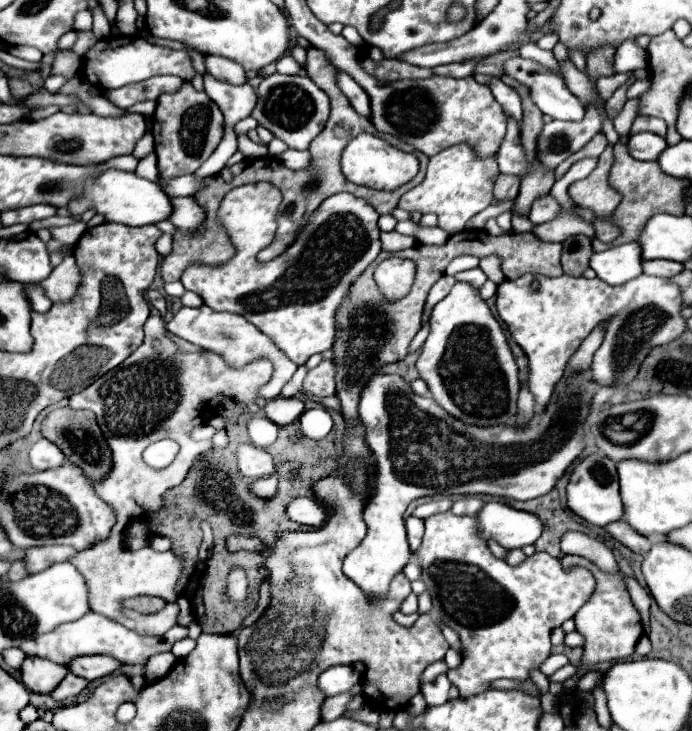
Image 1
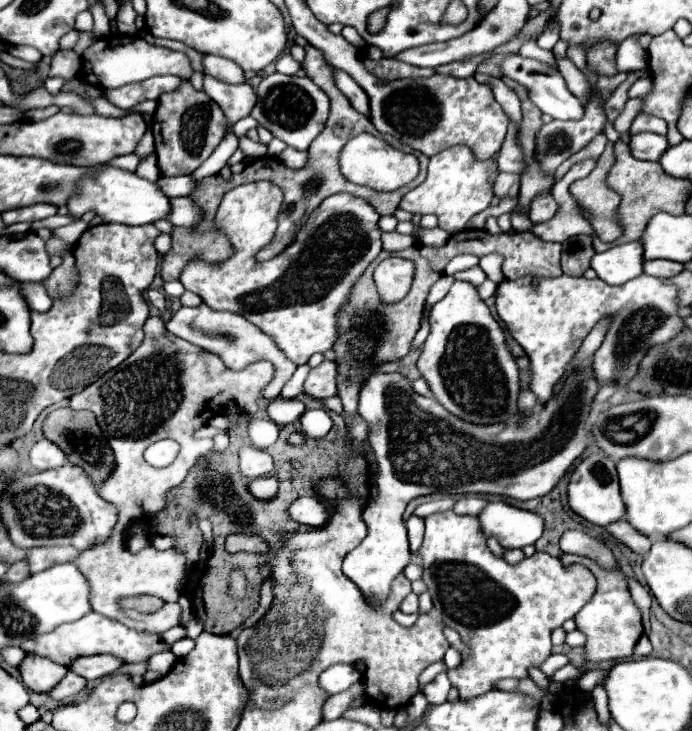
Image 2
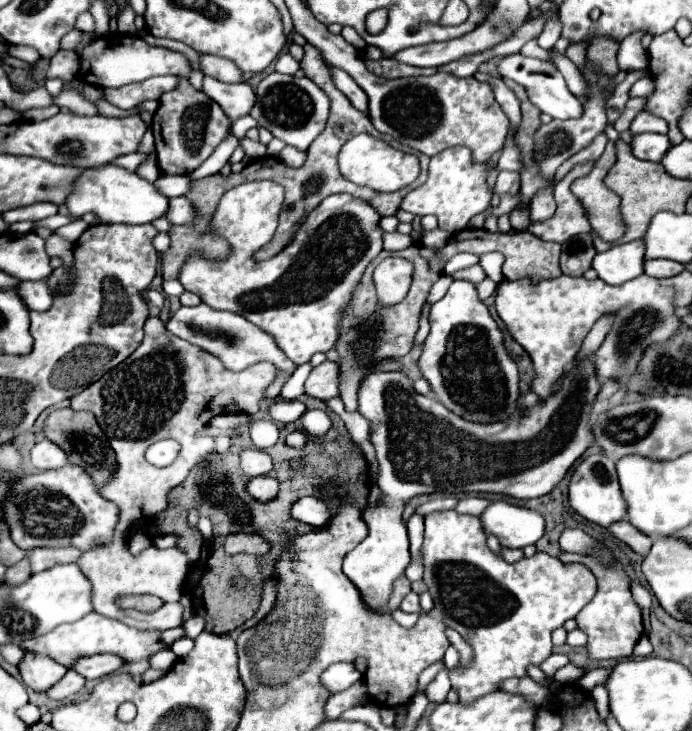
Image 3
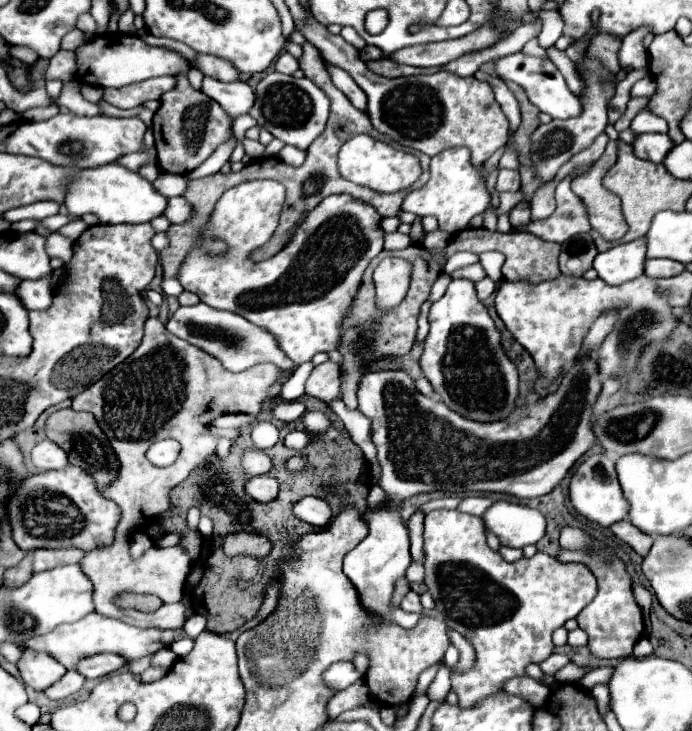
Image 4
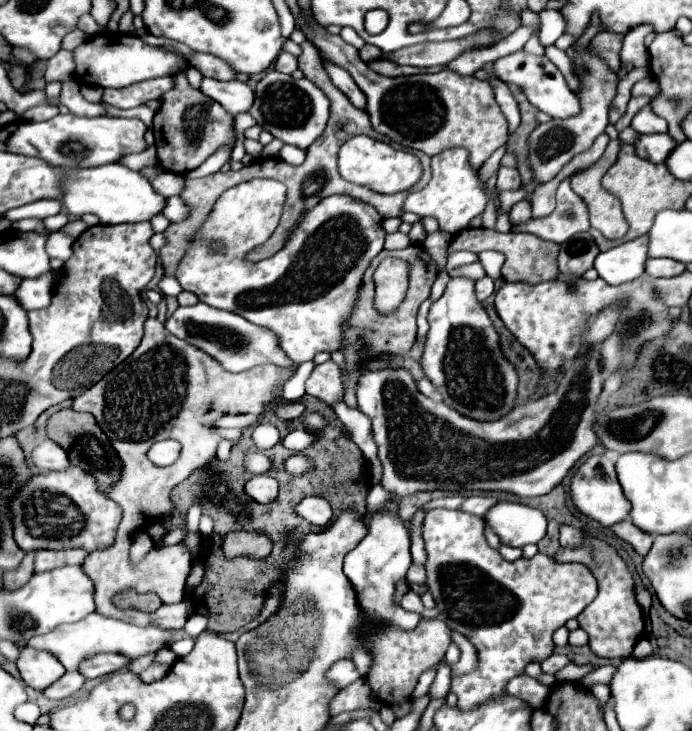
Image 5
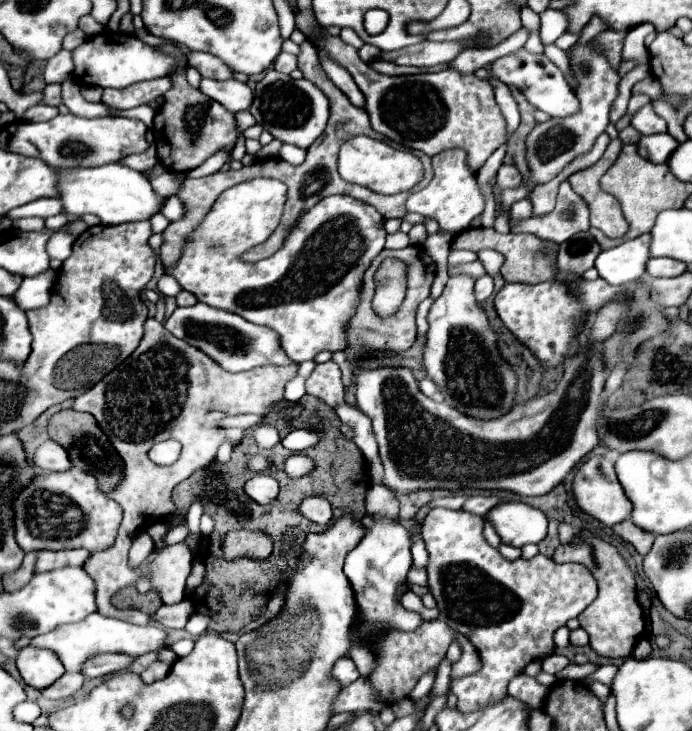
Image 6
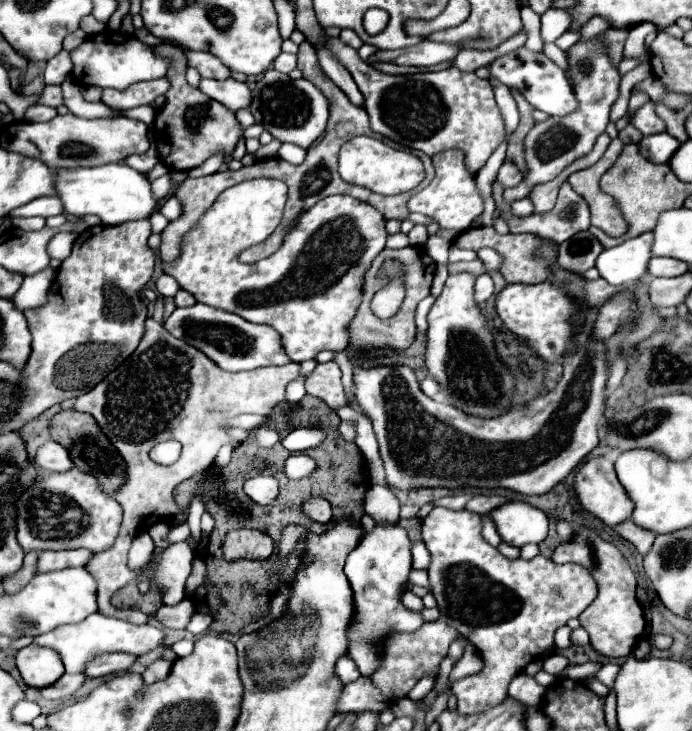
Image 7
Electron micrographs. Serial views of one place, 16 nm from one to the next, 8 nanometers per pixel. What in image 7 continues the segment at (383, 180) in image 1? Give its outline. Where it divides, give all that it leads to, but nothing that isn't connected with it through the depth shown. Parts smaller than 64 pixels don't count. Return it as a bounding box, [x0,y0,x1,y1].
[340,135,426,196]

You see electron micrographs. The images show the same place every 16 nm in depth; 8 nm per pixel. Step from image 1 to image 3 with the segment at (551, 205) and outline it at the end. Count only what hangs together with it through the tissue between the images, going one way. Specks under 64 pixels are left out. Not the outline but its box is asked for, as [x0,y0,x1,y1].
[530,192,556,222]

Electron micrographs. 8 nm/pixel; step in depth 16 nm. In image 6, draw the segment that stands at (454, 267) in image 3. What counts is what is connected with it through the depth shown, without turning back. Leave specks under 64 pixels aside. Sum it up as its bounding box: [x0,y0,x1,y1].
[448,250,477,269]

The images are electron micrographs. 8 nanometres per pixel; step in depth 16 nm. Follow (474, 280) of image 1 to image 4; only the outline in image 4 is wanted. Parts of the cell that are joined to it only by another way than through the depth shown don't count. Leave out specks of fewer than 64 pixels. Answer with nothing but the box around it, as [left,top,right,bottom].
[450,262,486,282]

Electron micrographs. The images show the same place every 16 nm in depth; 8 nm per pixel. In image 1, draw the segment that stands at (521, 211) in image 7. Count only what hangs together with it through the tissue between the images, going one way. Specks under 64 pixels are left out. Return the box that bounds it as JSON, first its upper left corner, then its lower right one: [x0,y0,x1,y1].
[512,214,534,232]

